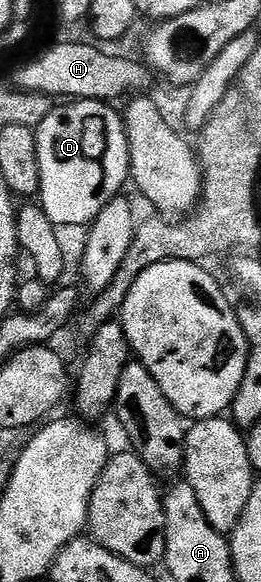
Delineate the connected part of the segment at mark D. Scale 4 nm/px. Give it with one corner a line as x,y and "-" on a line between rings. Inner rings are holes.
72,99
67,103
57,104
52,113
42,119
40,128
35,130
40,168
38,204
55,225
88,225
96,220
106,203
121,196
123,189
120,188
129,184
128,136
124,130
123,116
112,109
115,108
106,101

